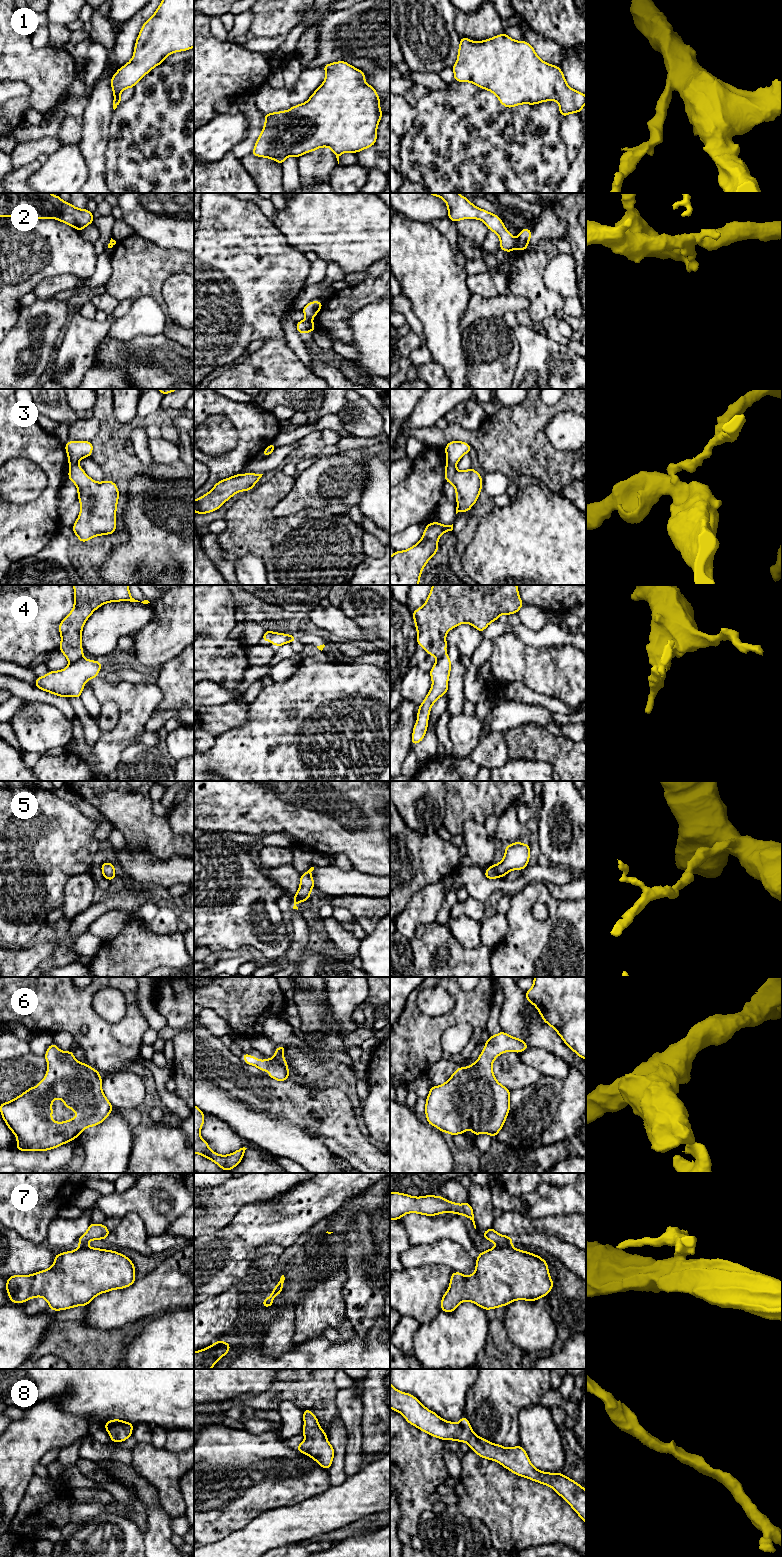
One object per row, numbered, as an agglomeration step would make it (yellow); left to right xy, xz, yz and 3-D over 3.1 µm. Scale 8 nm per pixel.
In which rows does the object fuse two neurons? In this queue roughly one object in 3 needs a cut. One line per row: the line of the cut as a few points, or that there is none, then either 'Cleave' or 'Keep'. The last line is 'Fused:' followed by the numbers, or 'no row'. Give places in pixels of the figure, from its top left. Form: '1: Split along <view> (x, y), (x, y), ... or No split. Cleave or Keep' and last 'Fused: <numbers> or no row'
1: No split. Keep
2: Split along yz (515, 239), (516, 247). Cleave
3: Split along xy (77, 462), (69, 466). Cleave
4: Split along xy (81, 657), (69, 663). Cleave
5: No split. Keep
6: No split. Keep
7: Split along yz (510, 1243), (499, 1245). Cleave
8: No split. Keep
Fused: 2, 3, 4, 7

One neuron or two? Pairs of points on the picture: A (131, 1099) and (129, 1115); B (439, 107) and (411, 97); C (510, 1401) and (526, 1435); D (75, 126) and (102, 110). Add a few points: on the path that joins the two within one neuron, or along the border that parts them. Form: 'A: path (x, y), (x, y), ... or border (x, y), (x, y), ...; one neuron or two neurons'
A: border (113, 1107), (132, 1109); two neurons
B: border (430, 89), (413, 106); two neurons
C: border (537, 1403), (524, 1406), (518, 1413), (518, 1439); two neurons
D: border (81, 116), (82, 134), (78, 141); two neurons

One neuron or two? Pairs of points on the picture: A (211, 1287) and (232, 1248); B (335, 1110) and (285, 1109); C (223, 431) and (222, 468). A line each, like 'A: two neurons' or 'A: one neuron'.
A: one neuron
B: one neuron
C: two neurons

